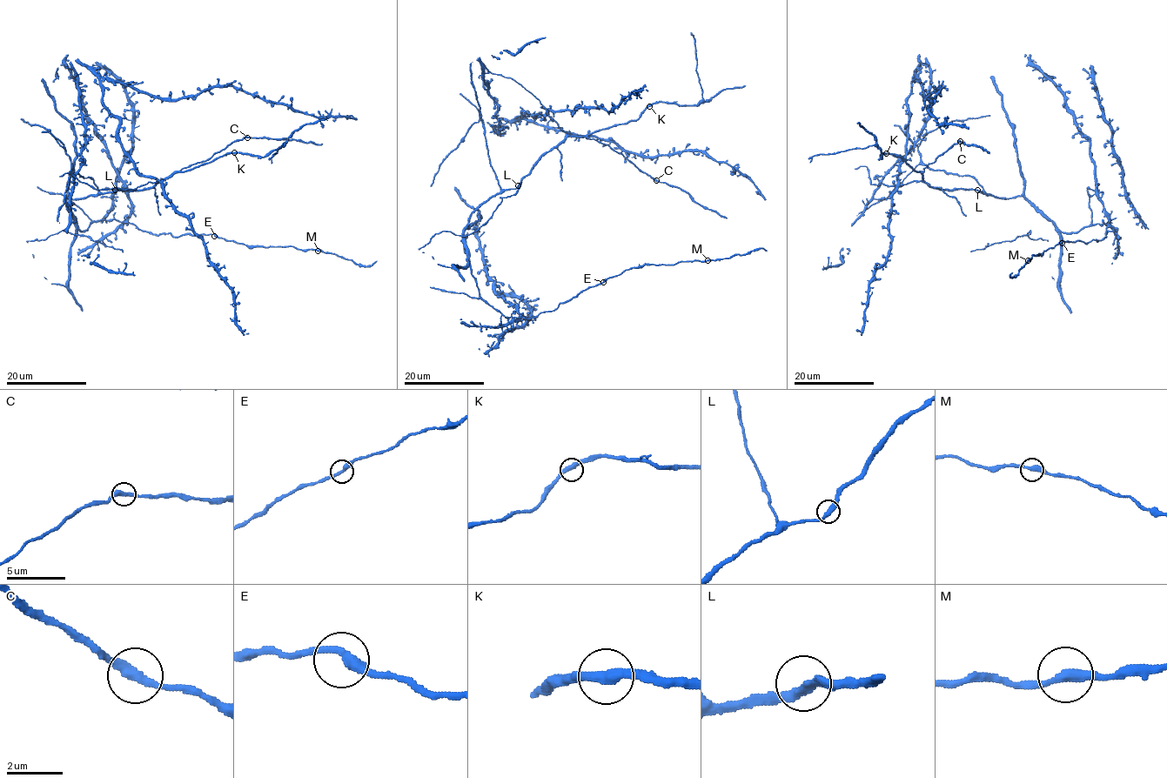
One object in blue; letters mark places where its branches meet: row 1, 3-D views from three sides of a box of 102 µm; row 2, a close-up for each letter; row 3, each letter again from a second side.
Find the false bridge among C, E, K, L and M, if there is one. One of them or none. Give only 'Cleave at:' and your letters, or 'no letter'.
Cleave at: no letter

